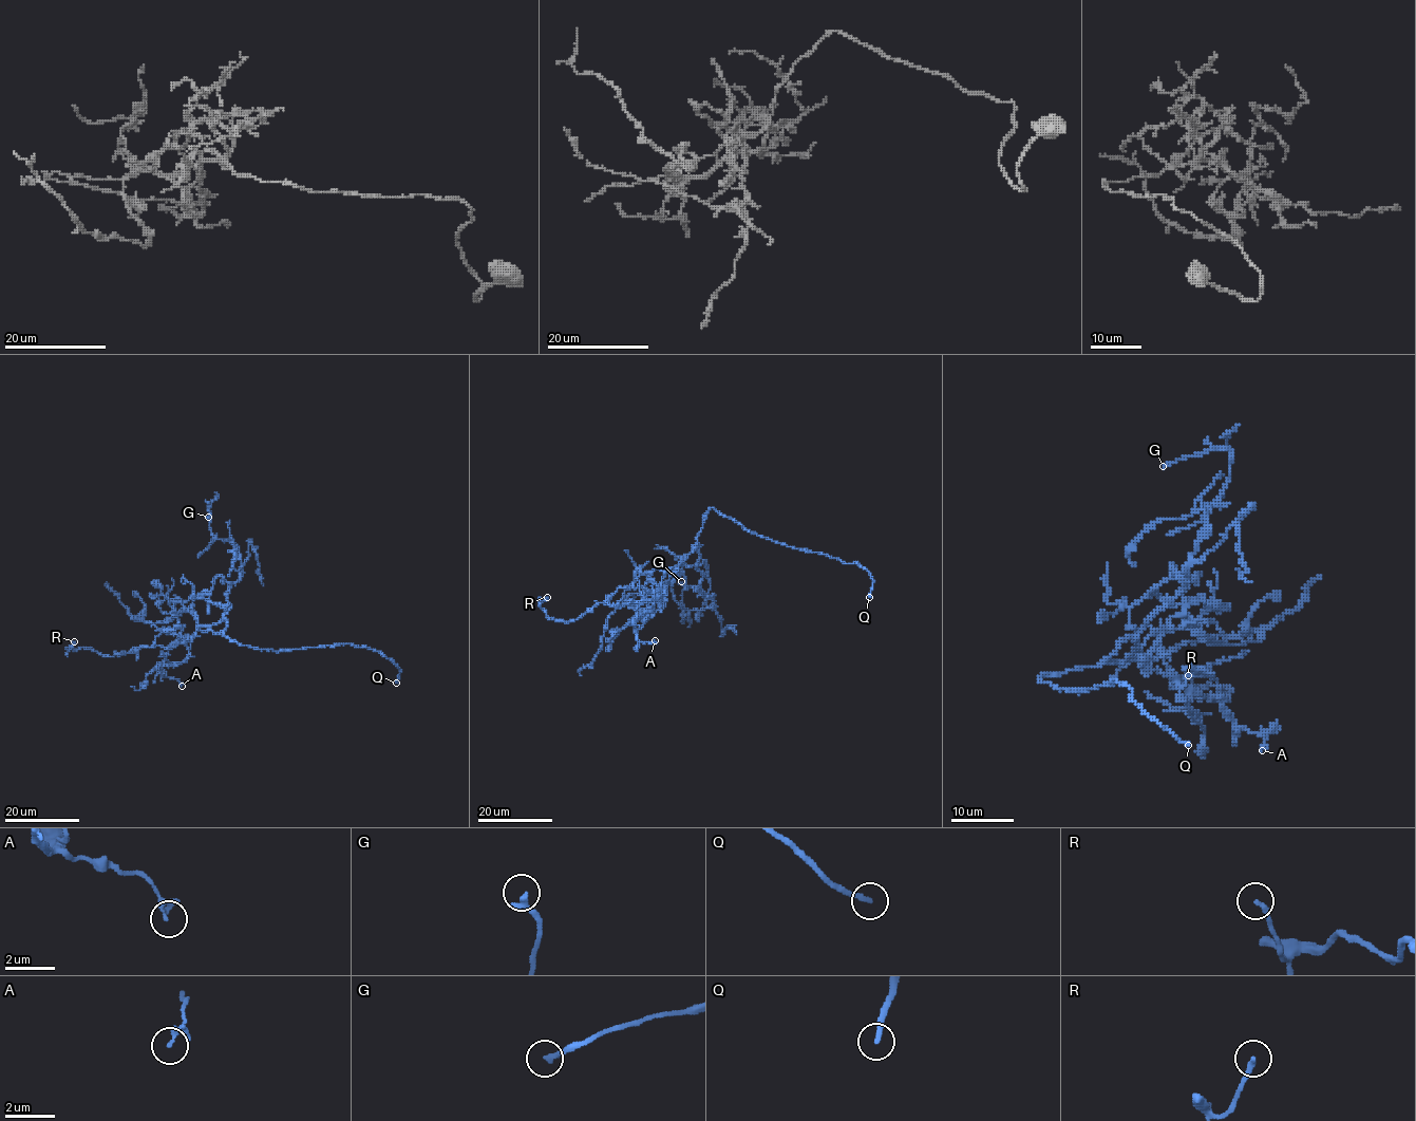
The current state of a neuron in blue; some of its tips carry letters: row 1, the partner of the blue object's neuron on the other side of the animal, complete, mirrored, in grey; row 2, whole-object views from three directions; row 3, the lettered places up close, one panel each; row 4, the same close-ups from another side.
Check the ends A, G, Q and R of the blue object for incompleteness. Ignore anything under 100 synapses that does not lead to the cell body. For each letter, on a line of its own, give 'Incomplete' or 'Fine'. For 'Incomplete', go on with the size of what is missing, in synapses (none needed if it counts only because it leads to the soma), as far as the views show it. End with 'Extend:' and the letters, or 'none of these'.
A: Fine
G: Fine
Q: Incomplete
R: Fine
Extend: Q

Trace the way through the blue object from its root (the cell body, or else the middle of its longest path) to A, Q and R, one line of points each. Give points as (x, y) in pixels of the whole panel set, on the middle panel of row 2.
A: (697, 539), (700, 556), (698, 562), (673, 566), (654, 594), (654, 604), (634, 623), (638, 640), (655, 640)
Q: (697, 539), (704, 515), (713, 508), (775, 541), (857, 563), (873, 581), (869, 597)
R: (697, 539), (698, 562), (673, 566), (653, 592), (619, 587), (569, 621), (546, 615), (541, 603), (547, 597)

